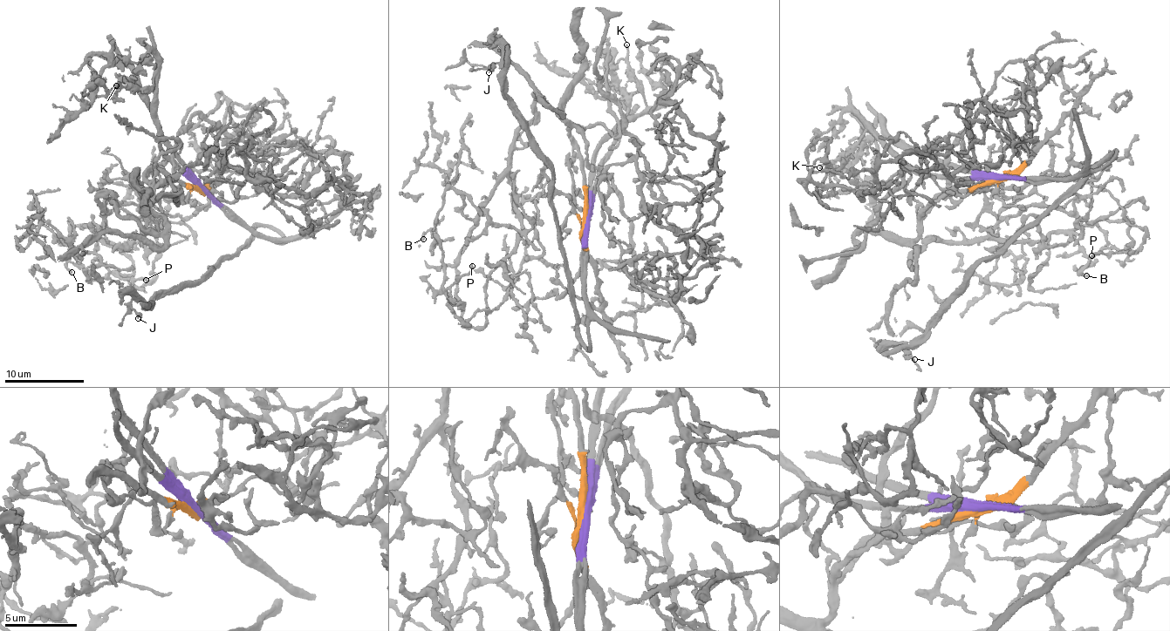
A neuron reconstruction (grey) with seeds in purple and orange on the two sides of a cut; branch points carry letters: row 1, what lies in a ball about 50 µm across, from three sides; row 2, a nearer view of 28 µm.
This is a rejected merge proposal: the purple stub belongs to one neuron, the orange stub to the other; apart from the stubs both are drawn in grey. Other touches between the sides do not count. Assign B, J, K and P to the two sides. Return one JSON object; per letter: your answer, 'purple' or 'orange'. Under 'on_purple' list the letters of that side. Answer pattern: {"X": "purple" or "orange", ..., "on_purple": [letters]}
{"B": "orange", "J": "purple", "K": "purple", "P": "orange", "on_purple": ["J", "K"]}

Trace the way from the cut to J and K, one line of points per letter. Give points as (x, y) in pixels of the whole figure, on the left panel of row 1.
J: (202, 189), (283, 245), (256, 225), (203, 276), (133, 299), (137, 318)
K: (202, 189), (190, 179), (156, 125), (133, 79), (126, 78), (117, 93), (116, 85)

